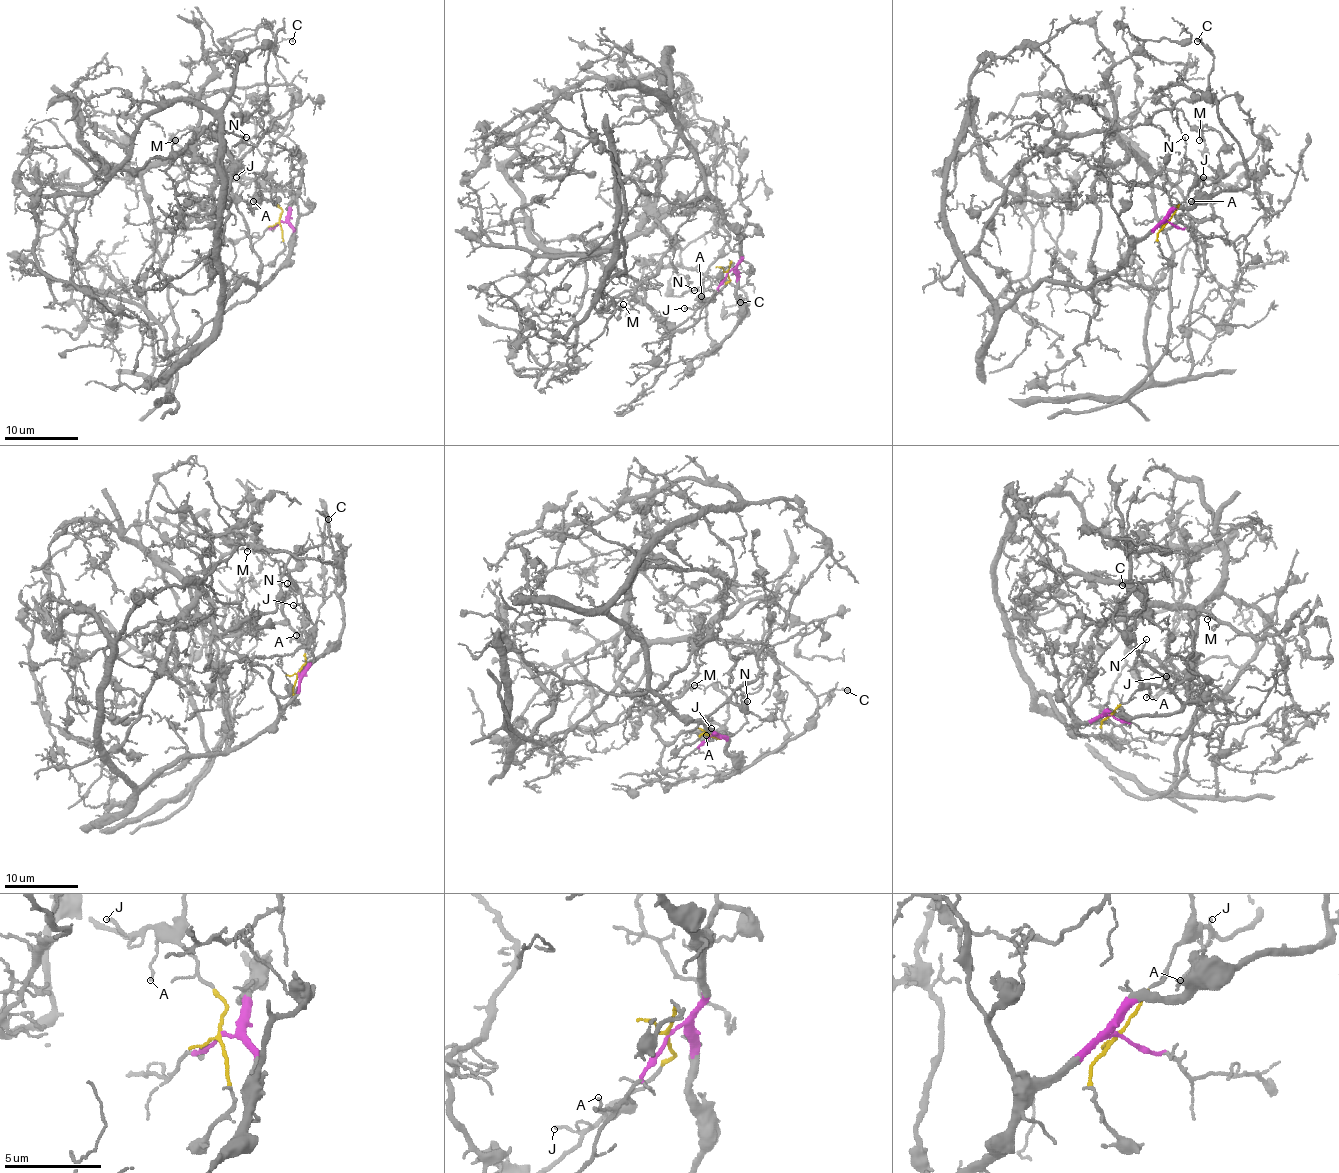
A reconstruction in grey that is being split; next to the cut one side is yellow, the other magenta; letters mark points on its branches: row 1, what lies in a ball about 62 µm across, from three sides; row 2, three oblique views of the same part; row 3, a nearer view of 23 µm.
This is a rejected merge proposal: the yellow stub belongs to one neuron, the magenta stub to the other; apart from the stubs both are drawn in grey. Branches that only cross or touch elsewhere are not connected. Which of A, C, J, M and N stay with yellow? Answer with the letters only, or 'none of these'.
A, J, M, N

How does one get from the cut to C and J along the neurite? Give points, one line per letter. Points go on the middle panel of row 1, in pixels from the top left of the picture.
C: (727, 272), (737, 281), (740, 318), (707, 351), (740, 323), (735, 314), (724, 318), (725, 307), (740, 301)
J: (727, 272), (729, 281), (718, 292), (696, 309), (685, 309)

